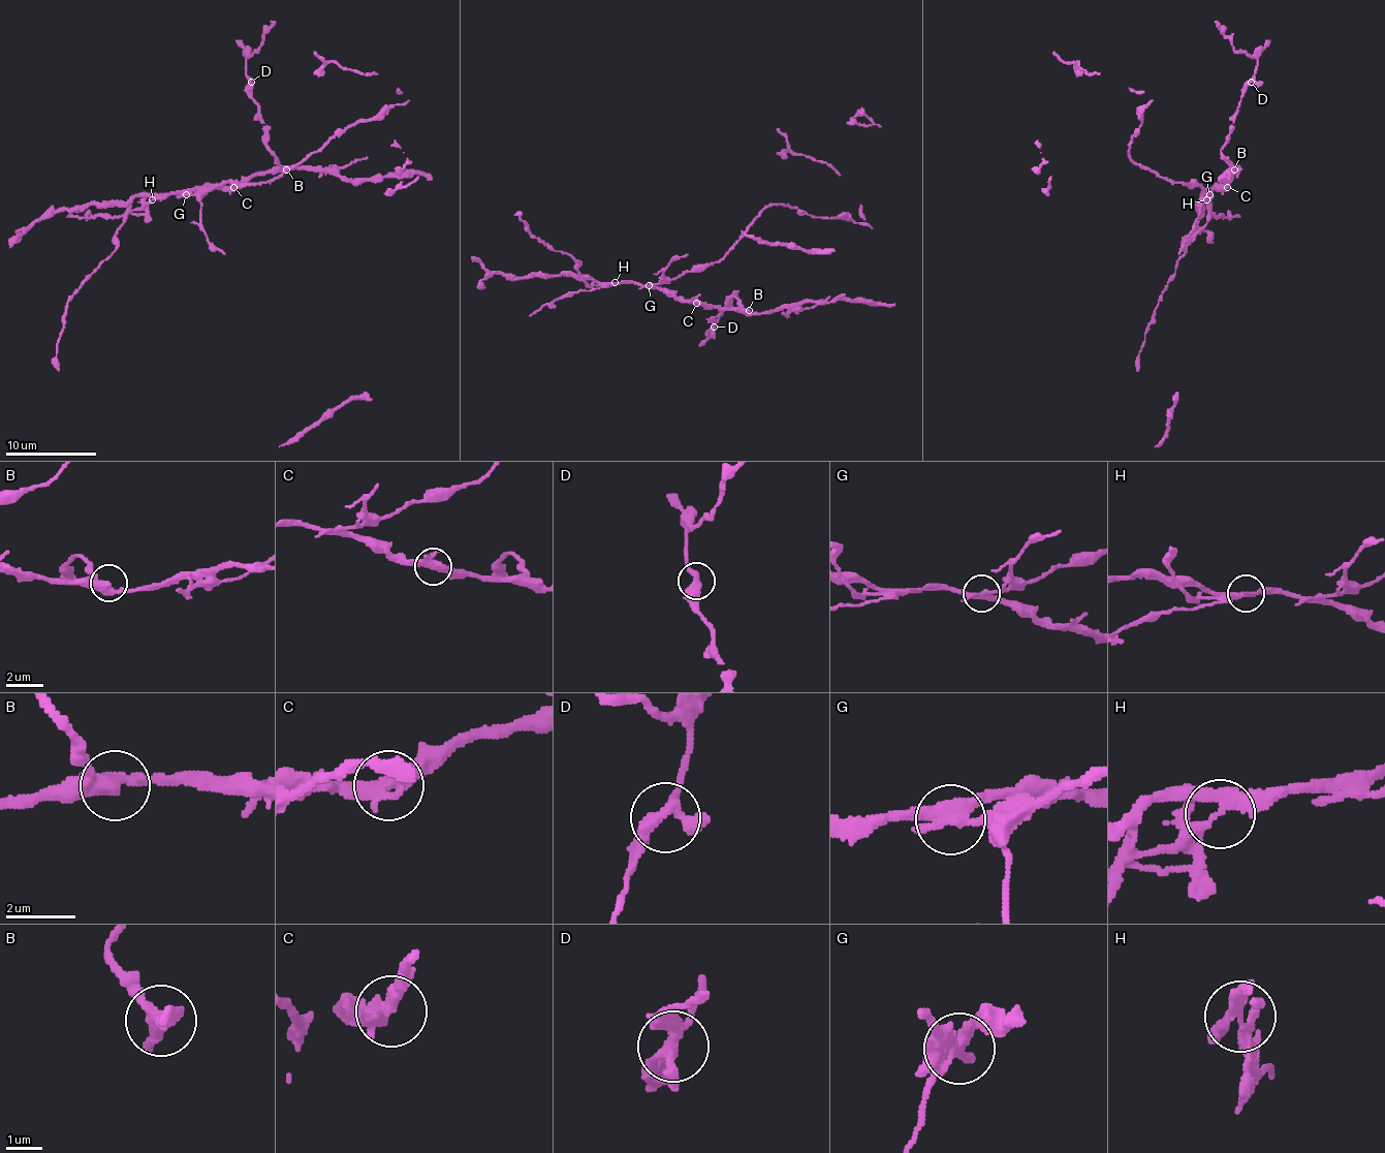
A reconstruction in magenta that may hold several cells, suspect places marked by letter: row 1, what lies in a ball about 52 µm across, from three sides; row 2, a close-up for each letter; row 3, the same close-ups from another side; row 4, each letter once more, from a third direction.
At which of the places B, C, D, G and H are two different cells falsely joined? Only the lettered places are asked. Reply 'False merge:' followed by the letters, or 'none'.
False merge: G, H

